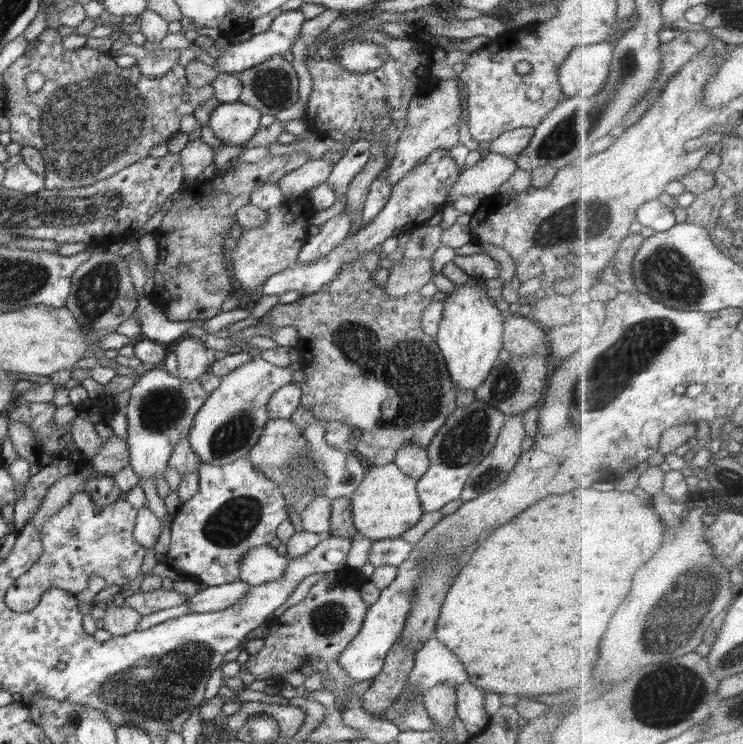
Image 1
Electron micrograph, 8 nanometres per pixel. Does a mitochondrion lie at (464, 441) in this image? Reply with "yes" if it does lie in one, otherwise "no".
yes

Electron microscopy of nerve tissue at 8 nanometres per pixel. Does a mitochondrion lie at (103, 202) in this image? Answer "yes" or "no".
yes

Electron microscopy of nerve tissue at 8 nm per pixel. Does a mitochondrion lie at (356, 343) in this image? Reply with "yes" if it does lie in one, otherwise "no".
yes

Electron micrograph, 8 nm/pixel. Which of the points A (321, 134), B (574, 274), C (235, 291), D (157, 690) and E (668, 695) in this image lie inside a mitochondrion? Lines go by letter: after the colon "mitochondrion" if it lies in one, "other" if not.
A: other
B: other
C: other
D: mitochondrion
E: mitochondrion

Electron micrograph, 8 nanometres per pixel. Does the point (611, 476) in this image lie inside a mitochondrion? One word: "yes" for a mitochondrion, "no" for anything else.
no

